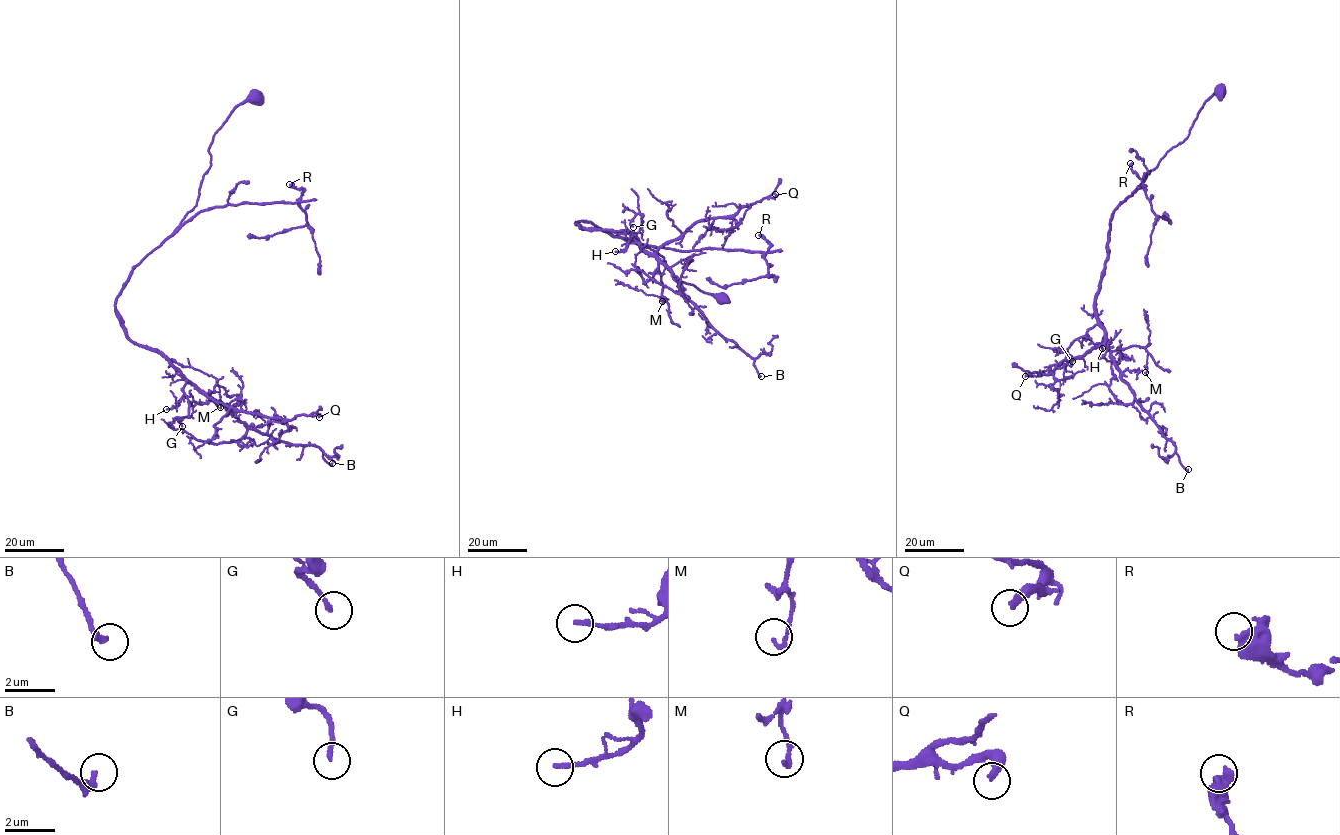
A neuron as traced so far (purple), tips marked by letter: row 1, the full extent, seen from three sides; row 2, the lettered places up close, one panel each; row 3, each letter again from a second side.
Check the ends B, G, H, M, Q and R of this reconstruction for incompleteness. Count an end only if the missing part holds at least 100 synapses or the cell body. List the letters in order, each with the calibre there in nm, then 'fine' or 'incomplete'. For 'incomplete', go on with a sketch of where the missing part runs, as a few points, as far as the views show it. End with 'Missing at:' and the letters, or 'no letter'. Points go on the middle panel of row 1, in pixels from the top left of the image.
B: calibre 280 nm; fine
G: calibre 180 nm; fine
H: calibre 180 nm; fine
M: calibre 160 nm; fine
Q: calibre 360 nm; fine
R: calibre 500 nm; fine
Missing at: no letter

